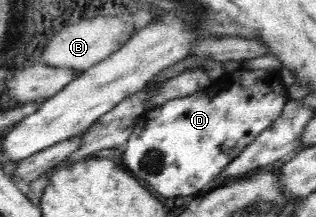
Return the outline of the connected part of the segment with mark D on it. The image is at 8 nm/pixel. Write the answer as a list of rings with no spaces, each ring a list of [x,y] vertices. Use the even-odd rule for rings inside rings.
[[[237,68],[212,80],[206,90],[165,102],[138,119],[122,153],[123,167],[140,181],[140,184],[164,198],[198,194],[204,186],[218,178],[244,148],[250,146],[256,137],[268,128],[281,114],[289,95],[280,75],[280,70]]]

